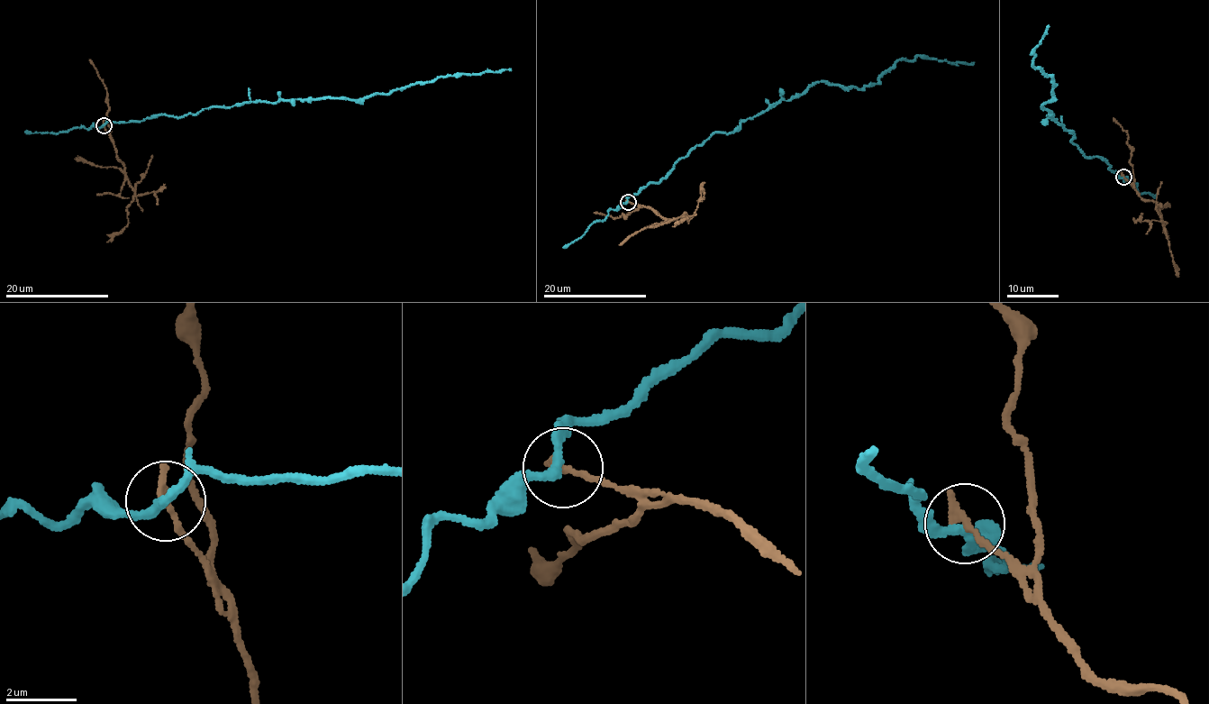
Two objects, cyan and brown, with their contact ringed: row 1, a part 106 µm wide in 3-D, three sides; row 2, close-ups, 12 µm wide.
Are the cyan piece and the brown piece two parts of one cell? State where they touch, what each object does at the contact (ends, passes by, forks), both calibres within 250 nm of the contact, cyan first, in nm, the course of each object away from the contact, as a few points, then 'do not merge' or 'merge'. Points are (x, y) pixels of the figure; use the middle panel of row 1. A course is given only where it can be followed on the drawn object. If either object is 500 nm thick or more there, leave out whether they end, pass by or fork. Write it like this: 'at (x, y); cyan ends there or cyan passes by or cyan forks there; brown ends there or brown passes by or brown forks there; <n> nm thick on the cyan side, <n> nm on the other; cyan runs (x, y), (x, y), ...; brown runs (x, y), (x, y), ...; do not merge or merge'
at (628, 202); cyan passes by; brown ends there; 240 nm thick on the cyan side, 240 nm on the other; cyan runs (627, 202), (715, 132), (731, 133), (820, 81), (863, 88), (899, 60), (919, 56), (974, 62); brown runs (628, 202), (649, 208), (665, 218), (687, 218), (675, 224); do not merge

